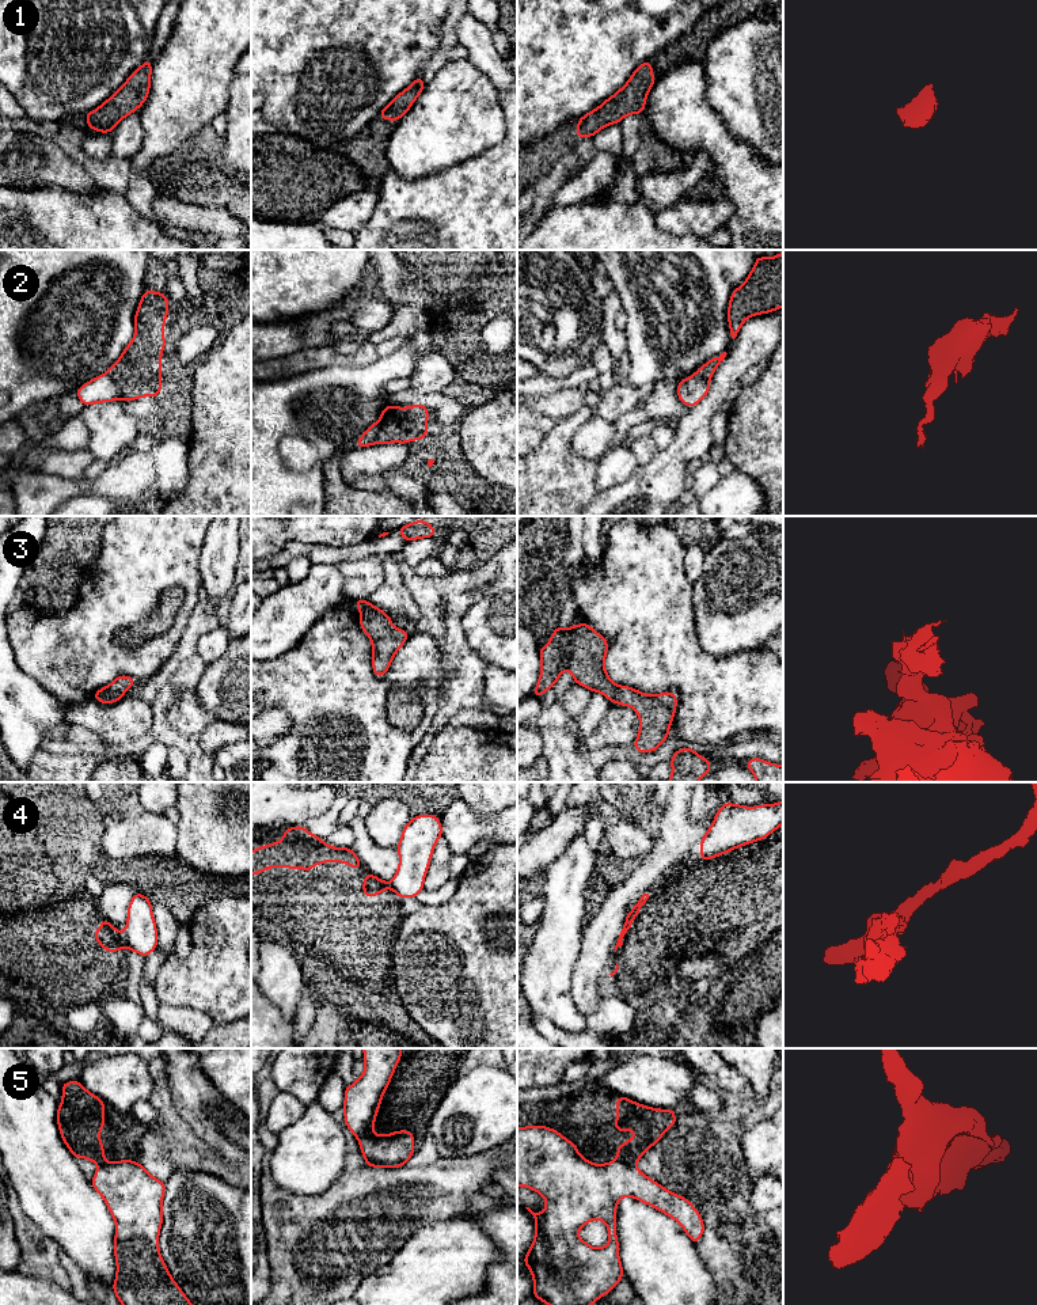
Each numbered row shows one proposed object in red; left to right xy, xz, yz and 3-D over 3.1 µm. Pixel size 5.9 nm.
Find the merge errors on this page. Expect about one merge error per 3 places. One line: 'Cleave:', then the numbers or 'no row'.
Cleave: 2, 4, 5

